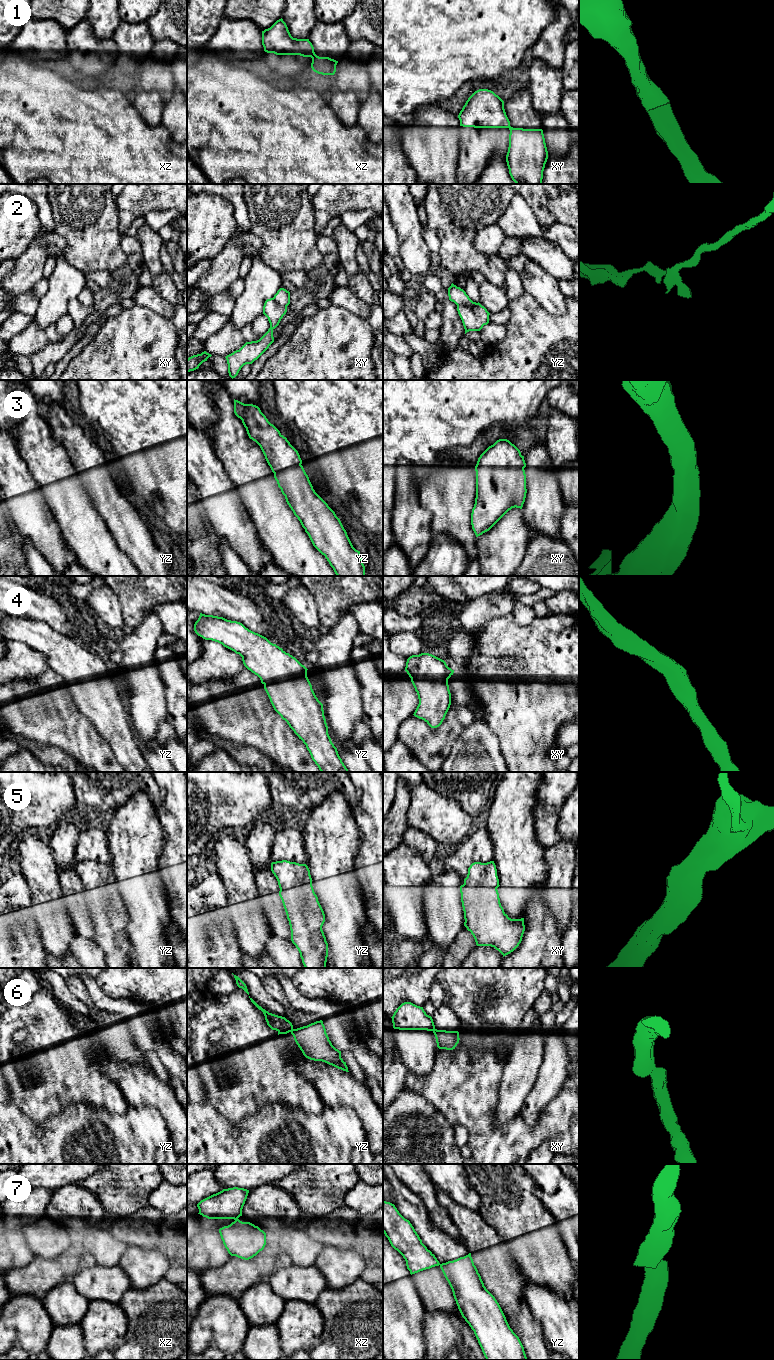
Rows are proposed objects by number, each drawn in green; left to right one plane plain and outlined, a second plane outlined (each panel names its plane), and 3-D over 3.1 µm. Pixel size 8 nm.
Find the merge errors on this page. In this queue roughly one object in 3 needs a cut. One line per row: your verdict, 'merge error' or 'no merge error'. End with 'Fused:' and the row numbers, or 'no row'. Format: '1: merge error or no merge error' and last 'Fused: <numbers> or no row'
1: merge error
2: merge error
3: no merge error
4: no merge error
5: no merge error
6: merge error
7: merge error
Fused: 1, 2, 6, 7

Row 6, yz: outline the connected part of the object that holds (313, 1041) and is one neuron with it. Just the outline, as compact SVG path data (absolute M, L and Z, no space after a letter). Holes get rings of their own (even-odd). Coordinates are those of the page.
M322 1020L293 1029L291 1034L306 1058L322 1061L349 1072L346 1062L341 1058L341 1051L336 1049L329 1040Z

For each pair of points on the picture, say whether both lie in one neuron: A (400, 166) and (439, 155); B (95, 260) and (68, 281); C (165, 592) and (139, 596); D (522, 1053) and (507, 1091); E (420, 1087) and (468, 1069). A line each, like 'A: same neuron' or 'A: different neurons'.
A: different neurons
B: different neurons
C: same neuron
D: same neuron
E: same neuron

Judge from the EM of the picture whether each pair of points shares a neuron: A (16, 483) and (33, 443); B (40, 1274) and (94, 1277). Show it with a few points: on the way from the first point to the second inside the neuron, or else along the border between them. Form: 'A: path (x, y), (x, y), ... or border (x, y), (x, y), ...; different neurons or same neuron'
A: border (15, 444), (29, 473), (37, 481); different neurons
B: border (91, 1265), (80, 1270), (70, 1280); different neurons

